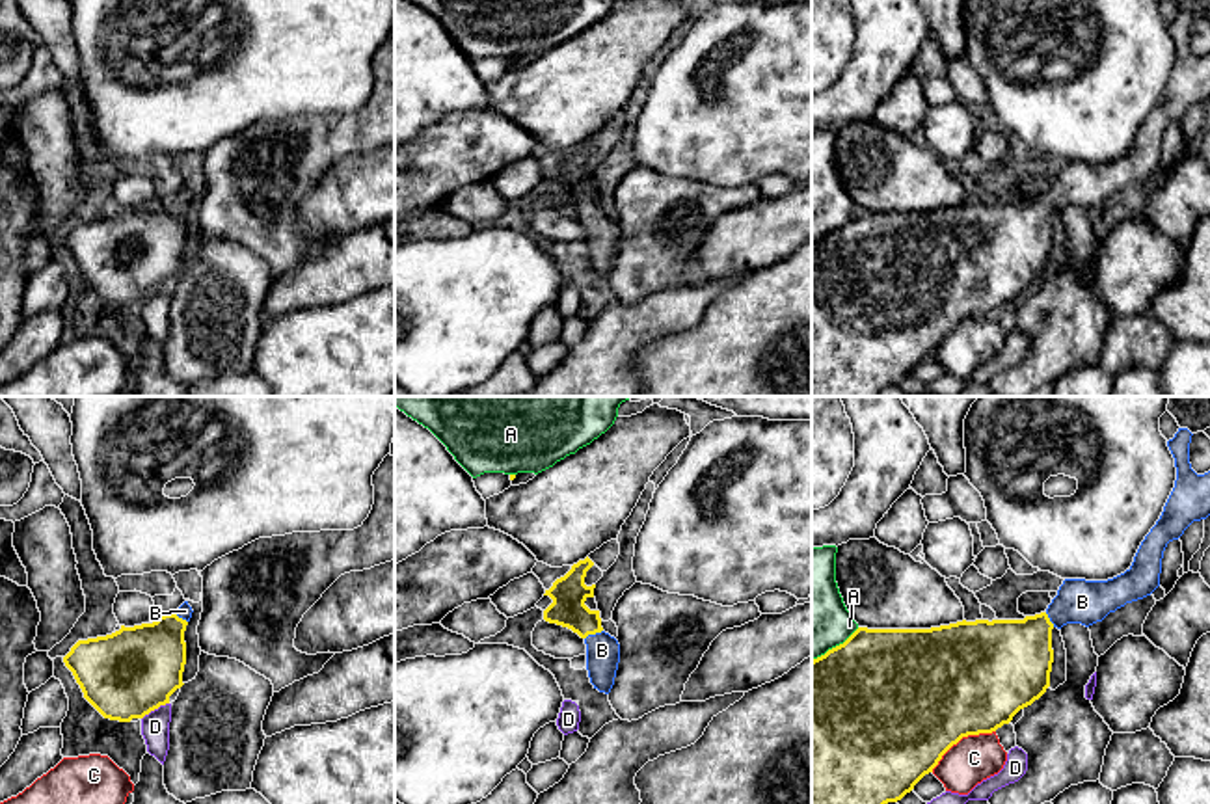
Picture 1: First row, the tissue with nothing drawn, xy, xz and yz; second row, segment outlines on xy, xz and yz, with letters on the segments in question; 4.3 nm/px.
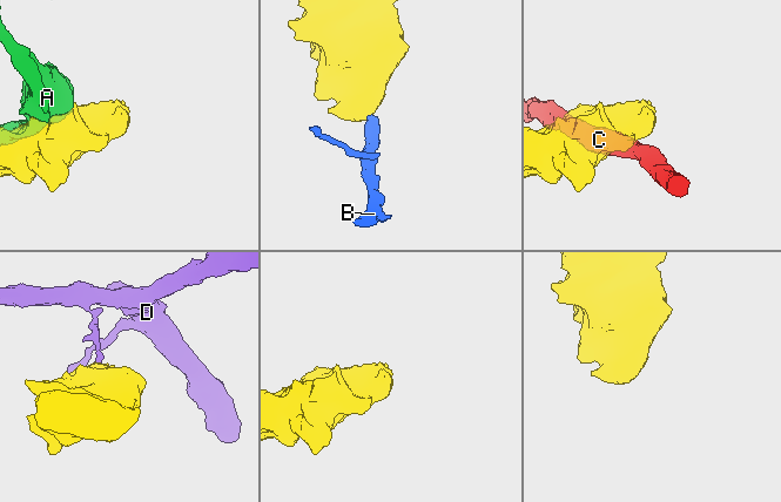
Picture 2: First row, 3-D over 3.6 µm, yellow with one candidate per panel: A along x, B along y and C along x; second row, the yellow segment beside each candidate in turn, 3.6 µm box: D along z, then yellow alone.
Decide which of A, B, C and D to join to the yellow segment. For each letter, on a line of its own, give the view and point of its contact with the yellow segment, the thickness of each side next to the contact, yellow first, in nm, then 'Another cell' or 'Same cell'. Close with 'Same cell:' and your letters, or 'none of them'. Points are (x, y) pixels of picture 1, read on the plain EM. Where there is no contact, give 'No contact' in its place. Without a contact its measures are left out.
A: Touches yellow at yz (836, 229). Thickness 500 nm (yellow) against 300 nm. Another cell
B: Touches yellow at xz (592, 216). Thickness 150 nm (yellow) against 140 nm. Same cell
C: Touches yellow at yz (961, 321). Thickness 500 nm (yellow) against 200 nm. Another cell
D: Touches yellow at xy (155, 291). Thickness 380 nm (yellow) against 130 nm. Another cell
Same cell: B

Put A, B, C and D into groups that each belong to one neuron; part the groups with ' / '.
A / B / C / D

